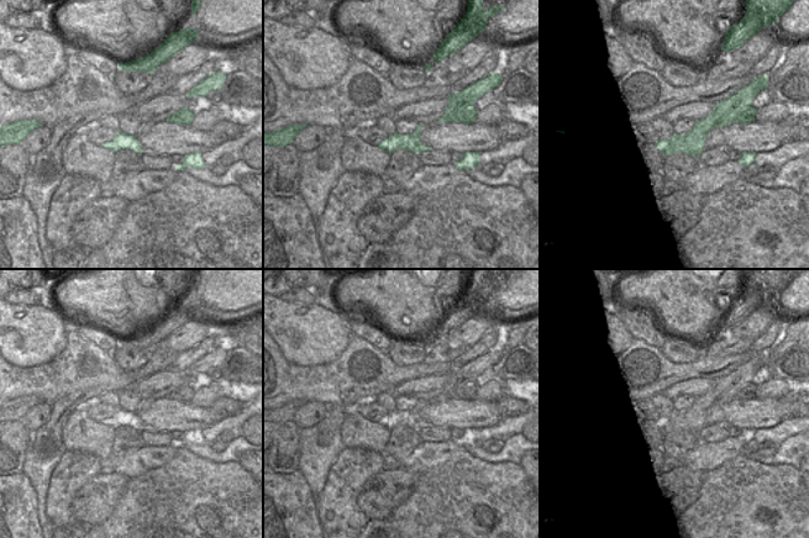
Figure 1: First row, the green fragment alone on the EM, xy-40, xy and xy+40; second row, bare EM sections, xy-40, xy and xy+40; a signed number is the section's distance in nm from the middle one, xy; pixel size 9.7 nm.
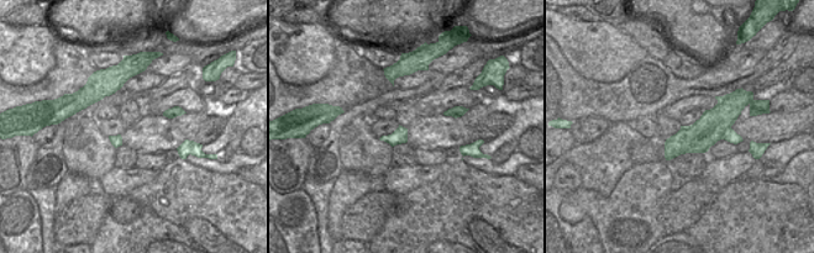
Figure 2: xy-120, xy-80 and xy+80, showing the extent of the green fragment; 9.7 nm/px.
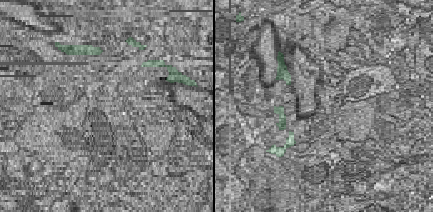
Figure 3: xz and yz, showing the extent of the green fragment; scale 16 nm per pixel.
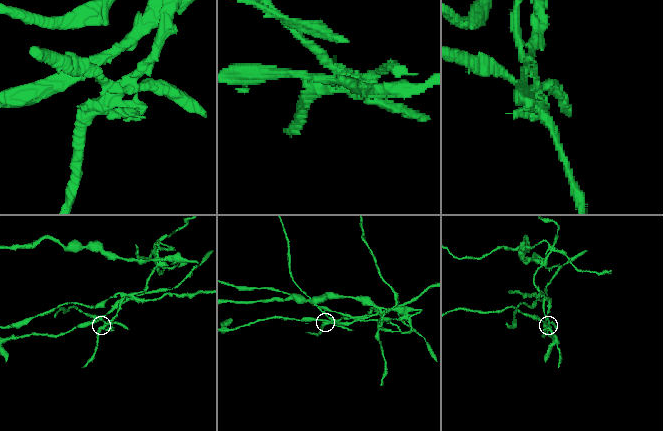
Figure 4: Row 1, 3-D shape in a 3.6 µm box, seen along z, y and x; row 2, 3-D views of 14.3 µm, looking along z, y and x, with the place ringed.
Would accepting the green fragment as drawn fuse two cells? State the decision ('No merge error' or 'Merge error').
Merge error

